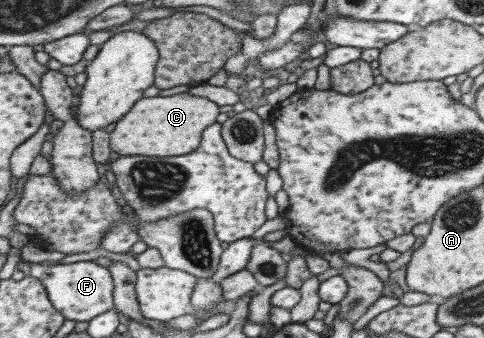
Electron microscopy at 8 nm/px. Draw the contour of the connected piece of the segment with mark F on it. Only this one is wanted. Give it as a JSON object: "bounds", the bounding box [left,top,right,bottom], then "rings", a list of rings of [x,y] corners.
{"bounds":[28,260,113,321],"rings":[[[88,260],[67,264],[28,262],[29,275],[40,281],[45,288],[50,304],[71,321],[89,321],[96,315],[113,308],[111,274],[106,267]]]}

